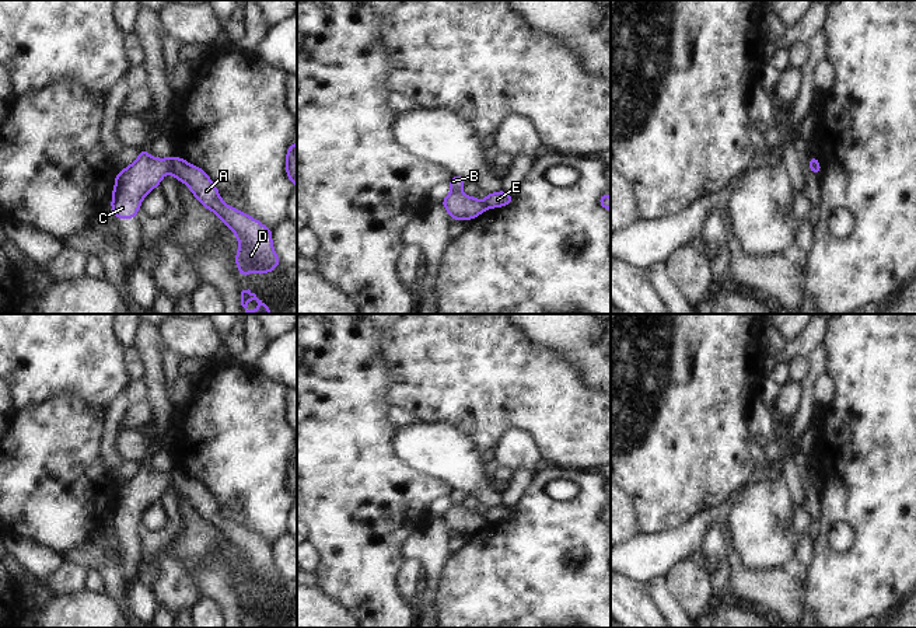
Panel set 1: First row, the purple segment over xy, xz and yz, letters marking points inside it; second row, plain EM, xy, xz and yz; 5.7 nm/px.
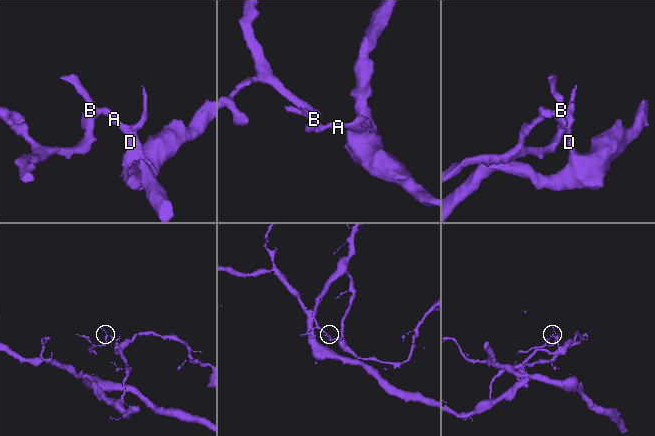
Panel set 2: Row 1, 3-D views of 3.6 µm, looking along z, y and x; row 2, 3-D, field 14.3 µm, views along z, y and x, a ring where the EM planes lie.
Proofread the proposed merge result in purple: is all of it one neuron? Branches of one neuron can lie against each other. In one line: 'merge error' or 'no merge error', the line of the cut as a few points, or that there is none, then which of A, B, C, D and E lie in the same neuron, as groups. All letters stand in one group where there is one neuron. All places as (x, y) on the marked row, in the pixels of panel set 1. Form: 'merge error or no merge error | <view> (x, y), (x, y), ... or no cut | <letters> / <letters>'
merge error | xy (167, 159), (171, 171) | A D E / B C

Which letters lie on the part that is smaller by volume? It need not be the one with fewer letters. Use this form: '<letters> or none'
B, C

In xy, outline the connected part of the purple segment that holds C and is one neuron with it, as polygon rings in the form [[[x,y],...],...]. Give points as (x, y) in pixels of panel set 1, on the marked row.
[[[140,150],[134,163],[122,172],[116,172],[112,191],[112,213],[118,219],[133,219],[140,209],[143,198],[155,186],[161,178],[171,172],[168,158],[154,158],[147,150]]]

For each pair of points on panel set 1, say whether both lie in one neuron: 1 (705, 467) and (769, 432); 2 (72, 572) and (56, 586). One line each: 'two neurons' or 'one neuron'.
1: two neurons
2: one neuron

